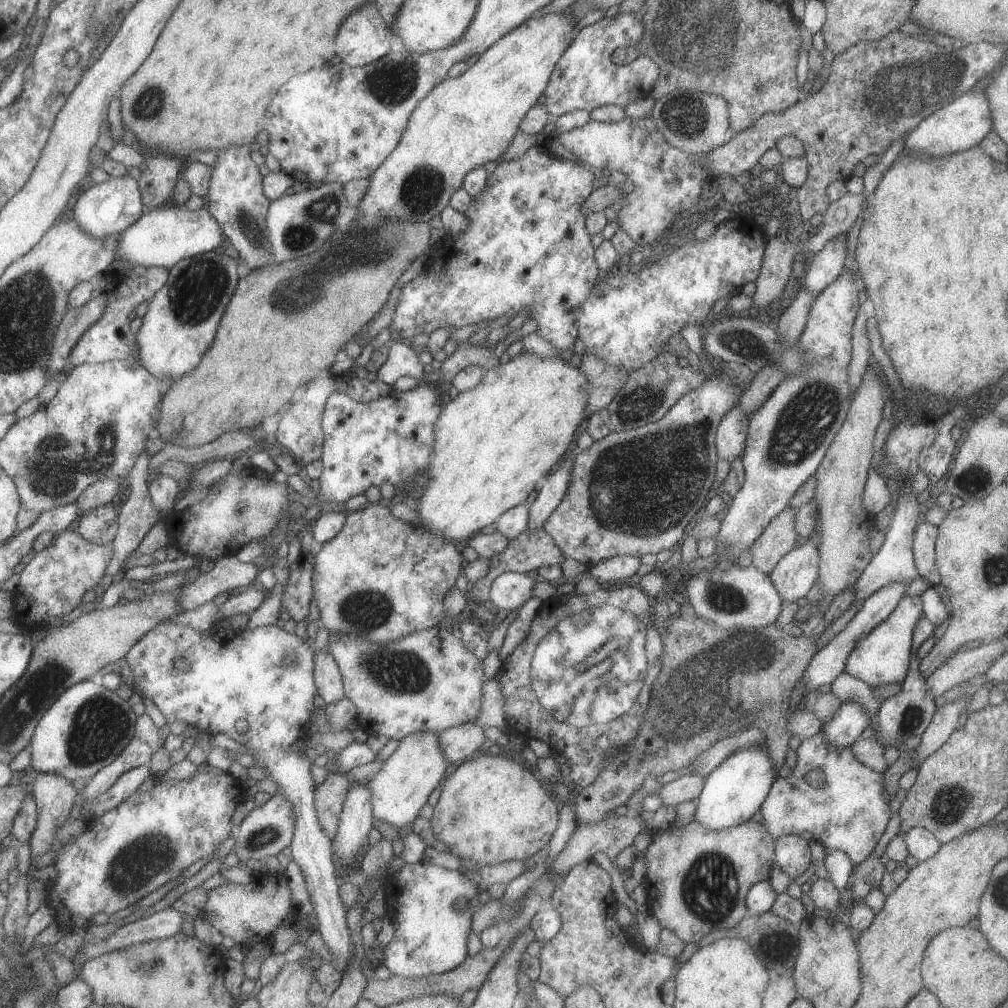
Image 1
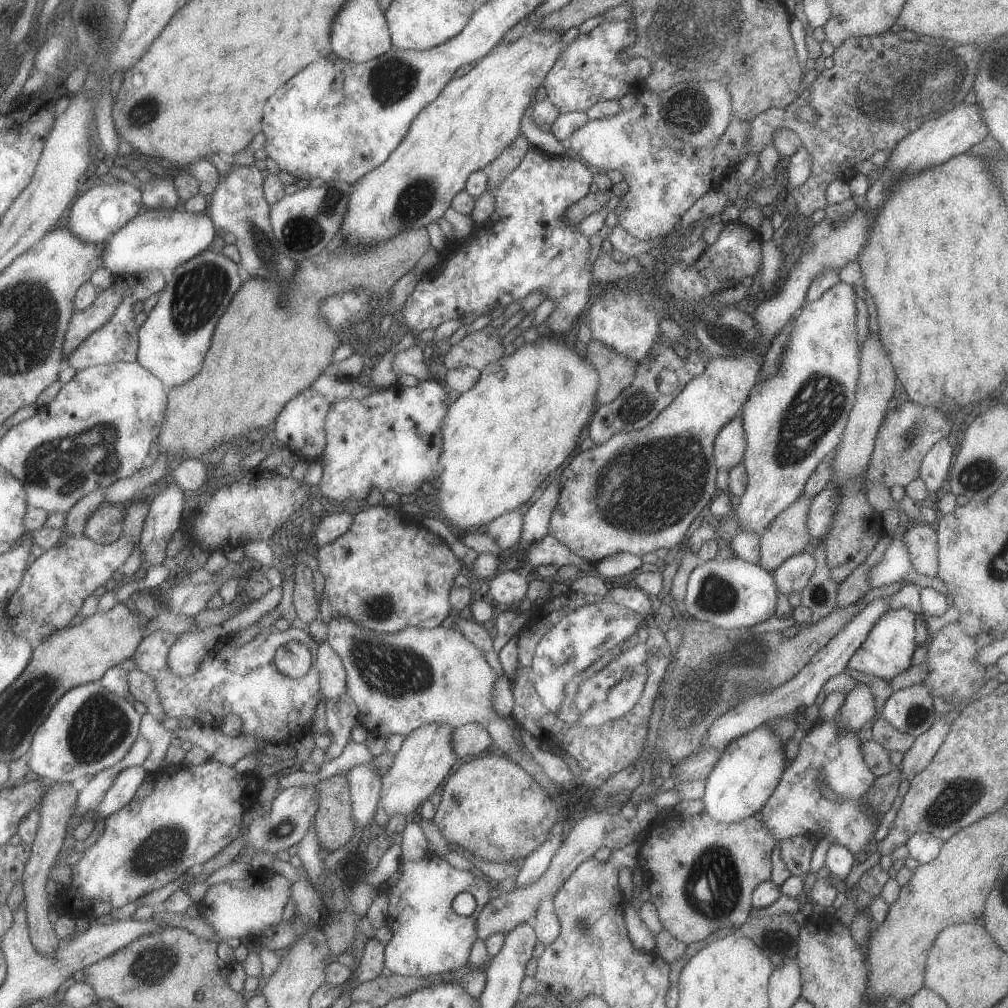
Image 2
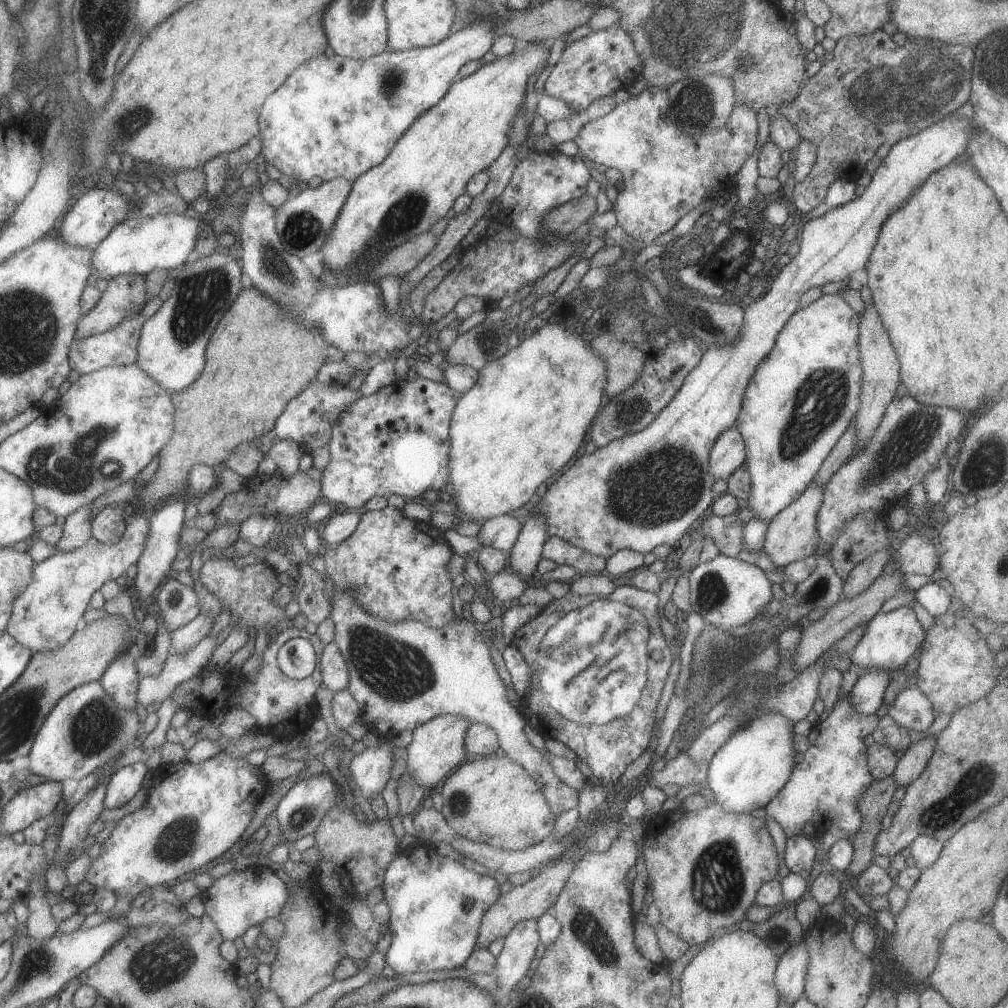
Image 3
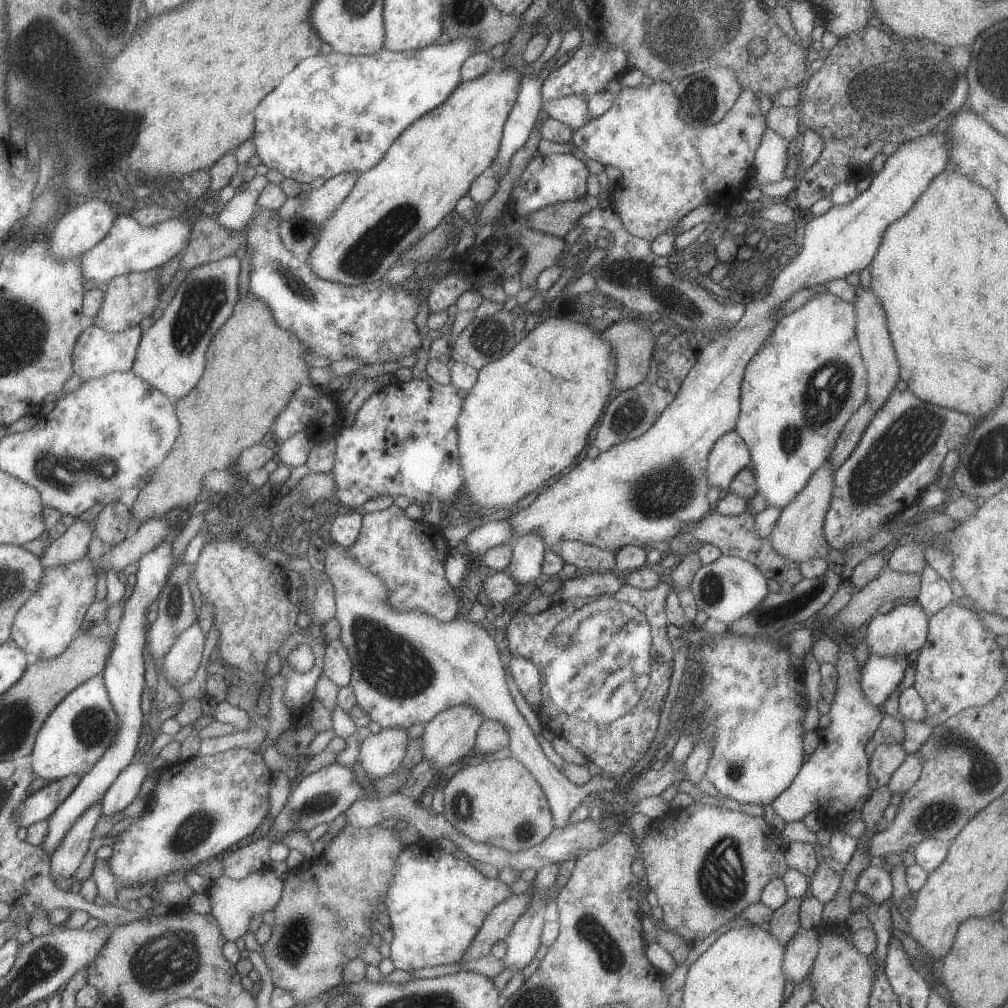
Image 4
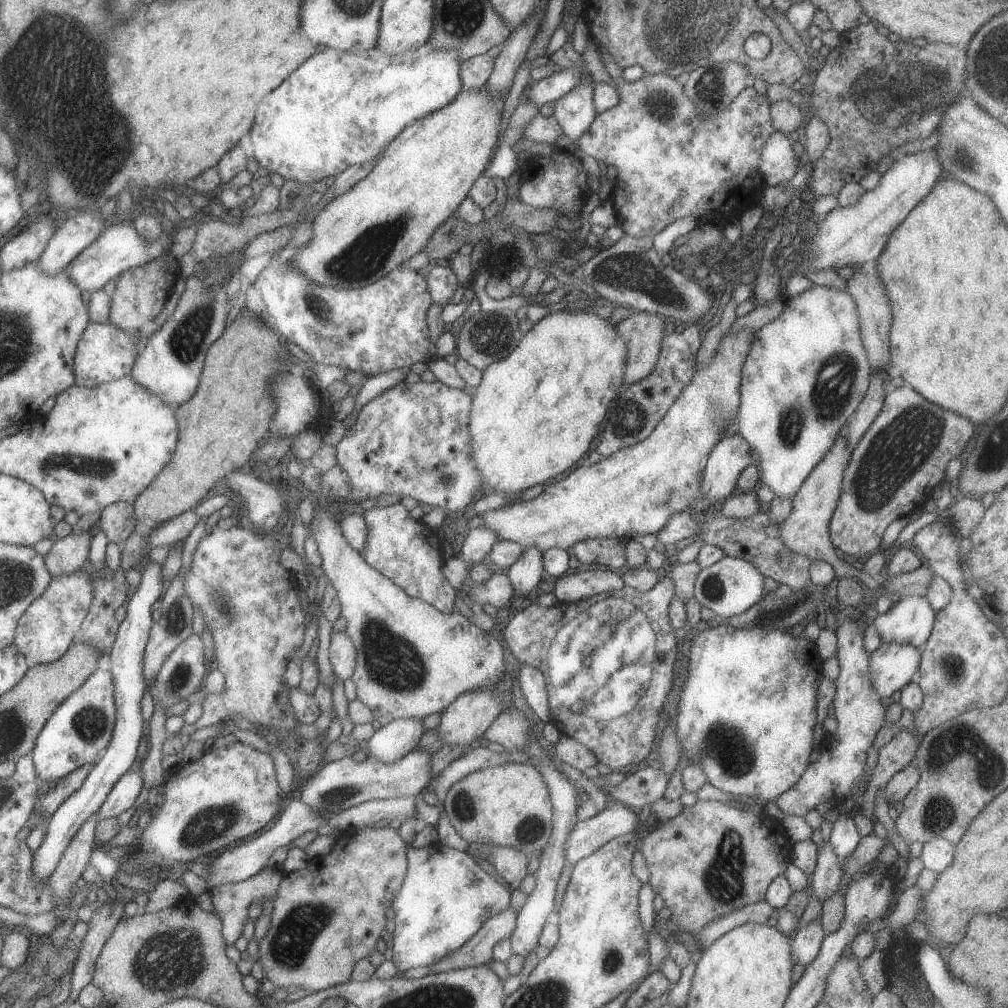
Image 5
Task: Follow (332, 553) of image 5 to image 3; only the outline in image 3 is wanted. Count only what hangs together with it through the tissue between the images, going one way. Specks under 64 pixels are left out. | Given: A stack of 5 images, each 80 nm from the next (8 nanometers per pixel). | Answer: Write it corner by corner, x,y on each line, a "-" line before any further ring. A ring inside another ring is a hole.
334,586
333,588
333,599
332,599
331,616
335,624
335,638
334,642
338,645
338,648
342,651
344,658
346,659
348,670
349,670
349,685
348,690
352,693
352,696
356,699
360,714
363,718
364,724
369,728
370,732
373,732
377,736
384,736
386,739
394,738
396,734
402,732
403,730
415,729
429,720
432,720
435,716
440,716
443,714
453,714
460,715
469,718
474,723
484,723
490,728
494,729
499,740
499,746
504,750
506,756
510,757
514,762
522,765
527,773
534,779
534,782
540,784
542,794
546,797
552,812
559,817
562,813
569,811
570,809
577,808
578,798
580,798
580,791
573,789
568,786
563,780
560,780
554,772
553,766
550,761
528,740
526,736
526,725
528,724
527,718
518,710
518,708
512,706
510,700
508,700
508,690
507,686
504,684
498,669
496,668
491,648
489,644
485,641
485,638
481,635
481,629
479,629
478,624
465,622
459,620
456,622
450,622
446,626
434,627
426,626
426,623
418,622
415,620
411,621
383,621
382,619
374,619
373,614
364,606
359,603
359,600
355,597
351,590
341,589
340,587

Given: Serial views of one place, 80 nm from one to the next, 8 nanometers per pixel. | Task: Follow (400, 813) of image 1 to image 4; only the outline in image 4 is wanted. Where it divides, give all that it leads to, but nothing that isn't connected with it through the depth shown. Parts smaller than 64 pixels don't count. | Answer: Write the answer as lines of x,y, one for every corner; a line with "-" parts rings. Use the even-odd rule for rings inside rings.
456,705
439,712
432,720
428,721
422,736
423,760
431,760
436,764
438,772
452,762
460,760
475,746
477,732
487,721
482,713
473,706

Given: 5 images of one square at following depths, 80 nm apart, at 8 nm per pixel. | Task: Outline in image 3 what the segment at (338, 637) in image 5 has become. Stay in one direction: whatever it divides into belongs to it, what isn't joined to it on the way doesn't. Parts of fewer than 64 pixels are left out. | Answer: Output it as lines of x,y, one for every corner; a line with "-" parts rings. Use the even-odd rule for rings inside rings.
334,641
325,645
319,660
324,684
334,693
346,689
349,685
348,665
342,651

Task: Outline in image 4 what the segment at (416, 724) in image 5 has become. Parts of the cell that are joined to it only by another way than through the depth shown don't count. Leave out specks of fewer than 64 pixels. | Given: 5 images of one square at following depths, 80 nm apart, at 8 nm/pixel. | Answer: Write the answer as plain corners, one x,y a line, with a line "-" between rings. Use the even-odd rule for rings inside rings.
398,725
365,738
358,760
367,776
375,780
395,771
403,762
410,740
408,728

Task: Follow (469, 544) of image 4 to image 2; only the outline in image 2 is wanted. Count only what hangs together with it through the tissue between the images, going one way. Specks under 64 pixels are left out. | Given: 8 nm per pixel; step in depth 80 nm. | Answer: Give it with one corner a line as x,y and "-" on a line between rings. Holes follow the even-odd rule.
516,509
504,513
486,524
486,534
495,540
497,546
501,548
502,554
516,548
521,541
524,522
522,514
524,513
525,510

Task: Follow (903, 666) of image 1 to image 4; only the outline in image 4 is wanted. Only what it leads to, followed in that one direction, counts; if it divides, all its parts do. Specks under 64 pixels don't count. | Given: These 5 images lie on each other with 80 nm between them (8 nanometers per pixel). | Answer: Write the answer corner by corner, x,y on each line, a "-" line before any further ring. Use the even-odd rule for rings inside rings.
916,601
903,602
898,604
886,614
877,614
870,622
866,634
870,644
870,655
876,653
879,655
906,655
914,656
923,644
927,641
929,631
930,614
924,610
924,607

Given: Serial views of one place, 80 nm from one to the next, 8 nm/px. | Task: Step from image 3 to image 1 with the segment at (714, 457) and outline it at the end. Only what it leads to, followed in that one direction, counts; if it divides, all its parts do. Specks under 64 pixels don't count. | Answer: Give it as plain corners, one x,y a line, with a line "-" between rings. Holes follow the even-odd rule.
740,405
724,414
715,435
717,454
720,459
732,463
732,460
744,455
749,424
749,415

